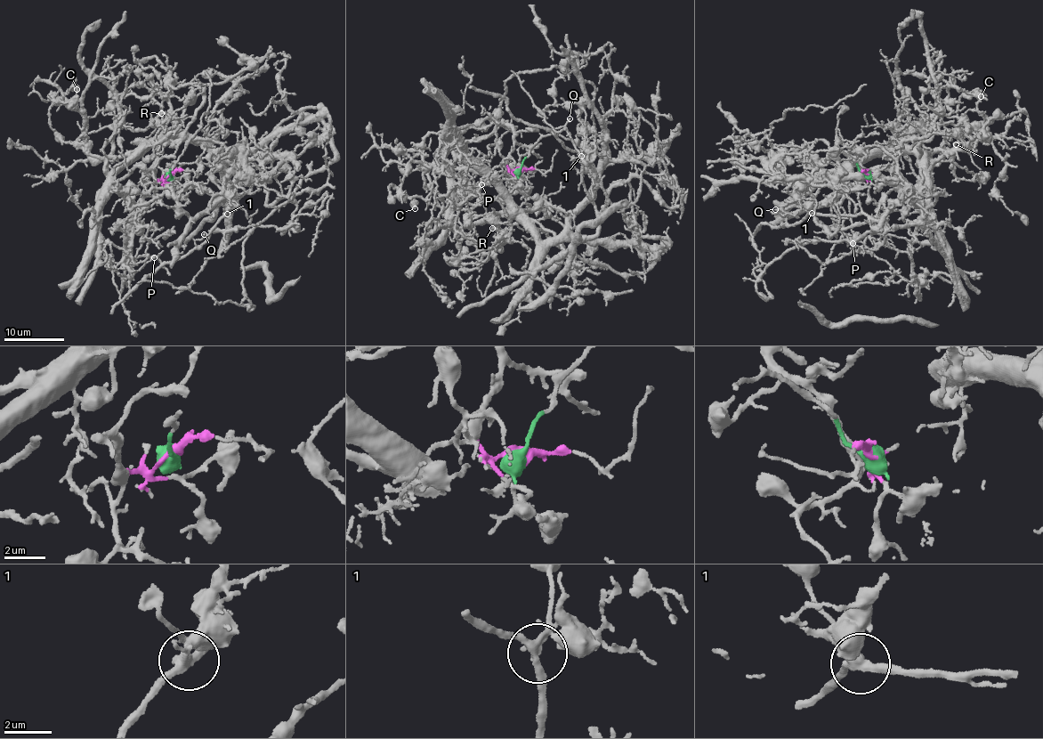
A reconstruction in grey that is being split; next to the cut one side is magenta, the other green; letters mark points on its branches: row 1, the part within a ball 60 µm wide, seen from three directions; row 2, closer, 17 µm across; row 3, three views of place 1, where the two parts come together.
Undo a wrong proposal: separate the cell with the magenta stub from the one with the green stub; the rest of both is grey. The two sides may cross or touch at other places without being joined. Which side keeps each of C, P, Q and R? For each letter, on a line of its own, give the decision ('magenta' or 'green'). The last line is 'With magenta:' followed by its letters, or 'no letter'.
C: magenta
P: magenta
Q: green
R: magenta
With magenta: C, P, R

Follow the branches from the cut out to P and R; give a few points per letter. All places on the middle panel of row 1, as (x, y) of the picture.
P: (520, 169), (507, 166), (506, 125), (467, 143), (506, 208), (440, 229), (452, 186), (481, 183)
R: (520, 169), (507, 166), (513, 134), (506, 125), (467, 143), (470, 166), (506, 204), (499, 227), (492, 229)

